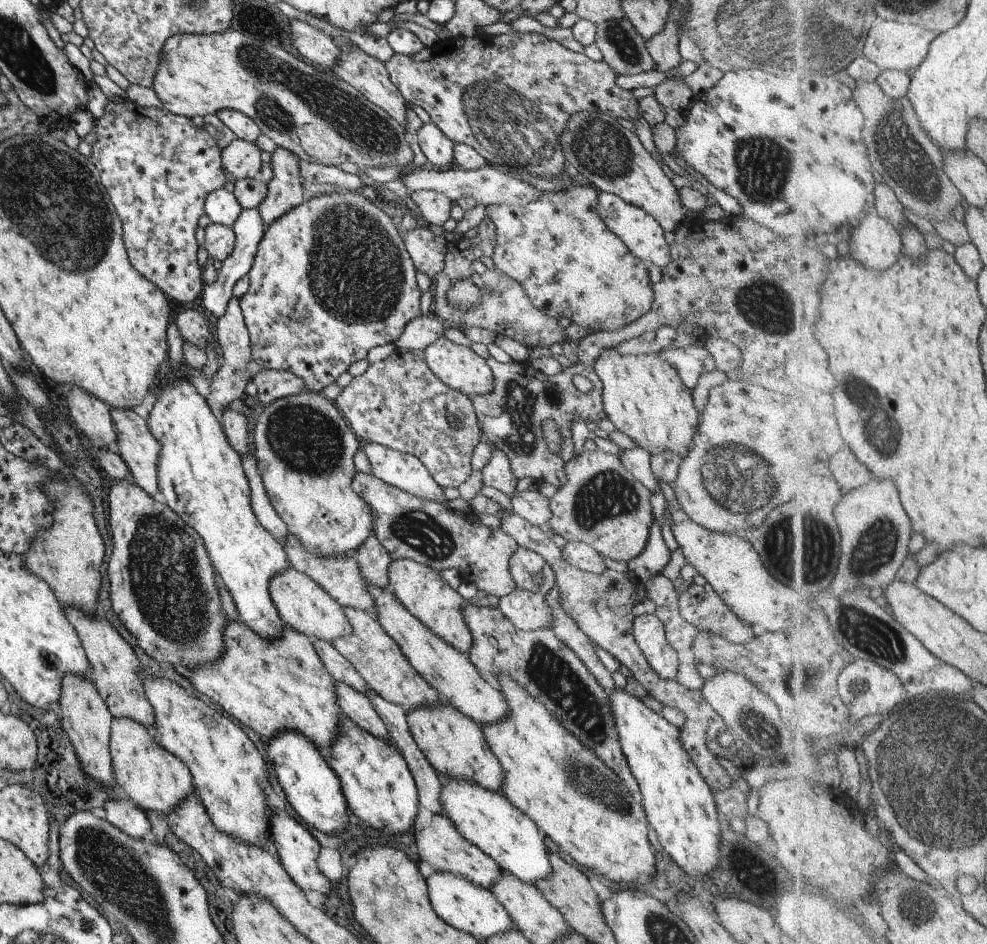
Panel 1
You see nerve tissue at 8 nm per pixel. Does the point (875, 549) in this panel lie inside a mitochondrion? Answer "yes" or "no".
yes

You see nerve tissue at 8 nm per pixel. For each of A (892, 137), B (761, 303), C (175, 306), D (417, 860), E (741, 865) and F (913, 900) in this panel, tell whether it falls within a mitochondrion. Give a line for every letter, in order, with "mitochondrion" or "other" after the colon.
A: mitochondrion
B: mitochondrion
C: other
D: other
E: other
F: mitochondrion

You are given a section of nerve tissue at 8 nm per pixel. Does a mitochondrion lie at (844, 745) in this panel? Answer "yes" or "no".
no

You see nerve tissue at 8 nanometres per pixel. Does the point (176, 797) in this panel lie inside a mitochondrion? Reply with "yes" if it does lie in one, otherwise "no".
no

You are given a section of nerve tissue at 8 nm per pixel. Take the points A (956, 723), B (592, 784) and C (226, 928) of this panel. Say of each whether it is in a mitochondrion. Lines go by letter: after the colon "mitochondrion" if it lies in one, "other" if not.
A: mitochondrion
B: mitochondrion
C: other

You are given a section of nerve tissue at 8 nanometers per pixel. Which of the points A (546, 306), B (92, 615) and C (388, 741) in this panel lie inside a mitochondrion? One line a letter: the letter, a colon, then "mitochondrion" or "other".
A: other
B: other
C: other

